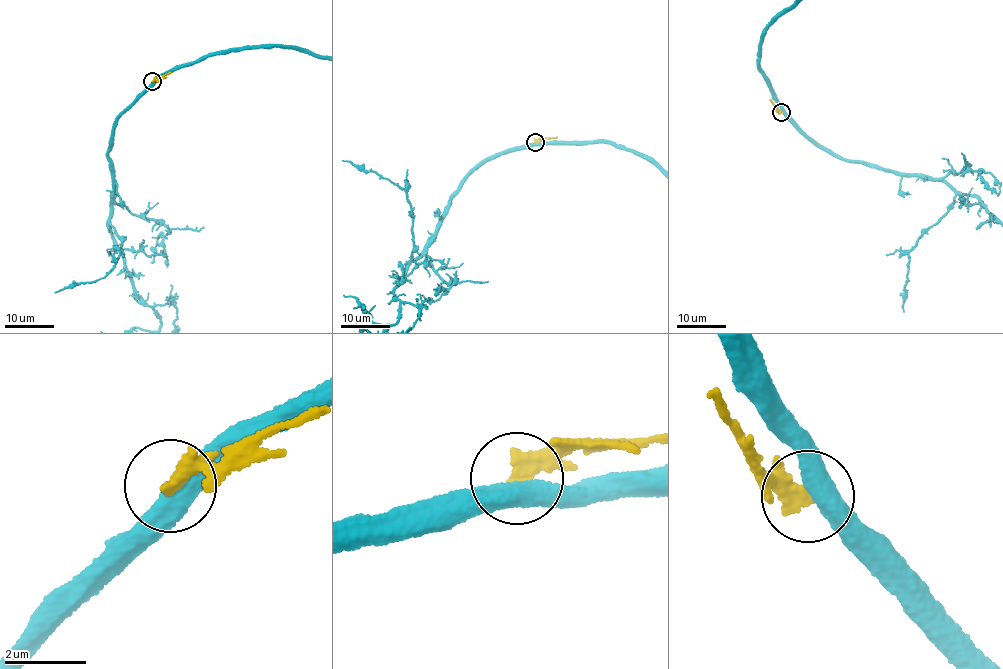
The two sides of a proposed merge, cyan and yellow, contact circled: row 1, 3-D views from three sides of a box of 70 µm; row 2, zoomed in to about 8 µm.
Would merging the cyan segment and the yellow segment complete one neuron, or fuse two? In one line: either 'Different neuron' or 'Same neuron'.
Different neuron

